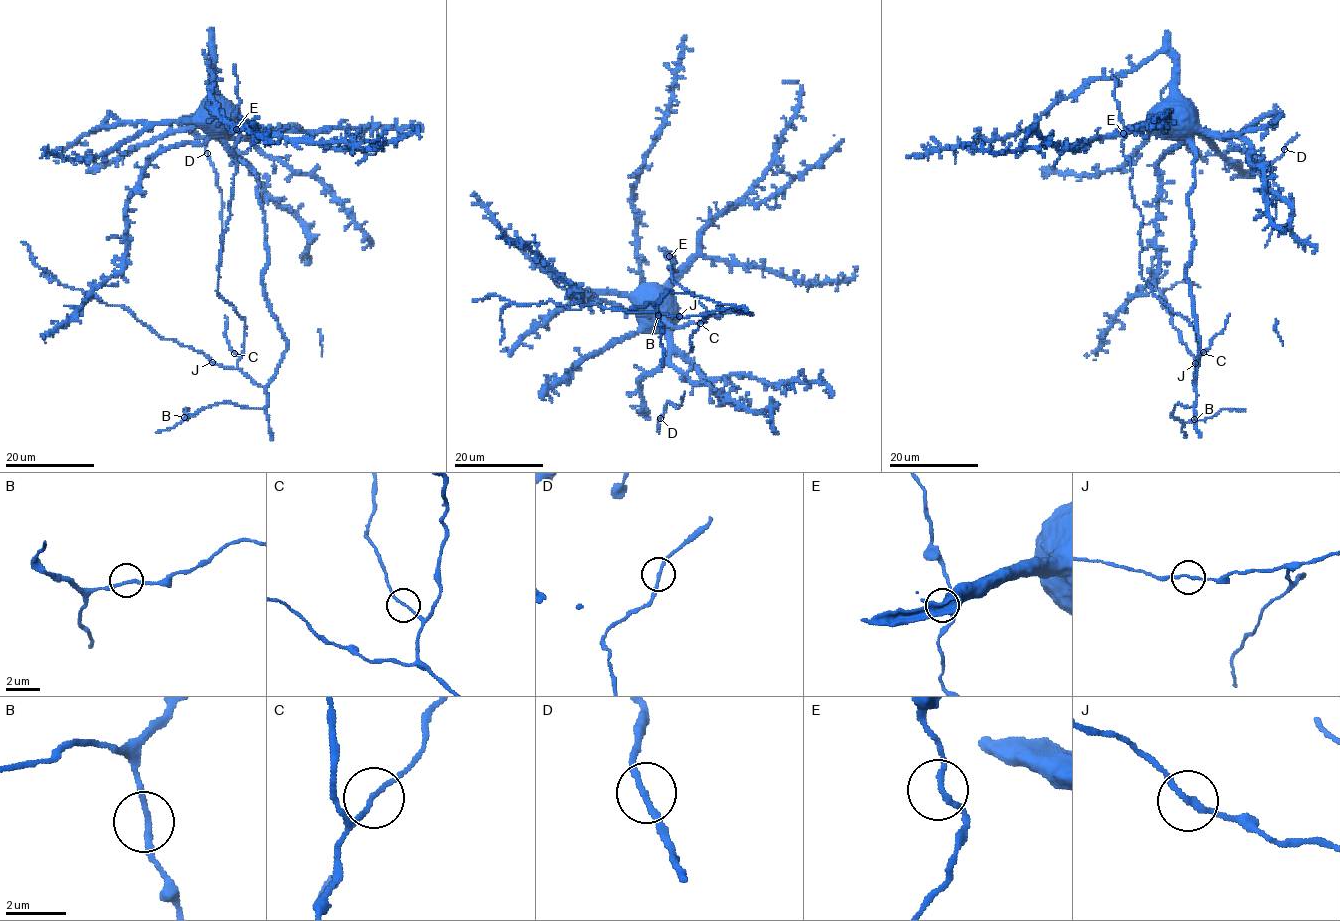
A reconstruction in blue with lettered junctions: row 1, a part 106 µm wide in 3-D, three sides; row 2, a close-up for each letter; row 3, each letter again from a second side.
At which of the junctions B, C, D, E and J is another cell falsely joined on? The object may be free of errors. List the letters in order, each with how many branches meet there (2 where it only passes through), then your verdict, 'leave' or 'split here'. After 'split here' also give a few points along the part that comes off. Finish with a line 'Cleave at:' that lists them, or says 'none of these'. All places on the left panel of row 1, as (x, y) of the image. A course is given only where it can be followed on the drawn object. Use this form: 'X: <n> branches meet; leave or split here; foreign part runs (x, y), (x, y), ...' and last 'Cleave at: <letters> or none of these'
B: 2 branches meet; leave
C: 2 branches meet; leave
D: 2 branches meet; leave
E: 2 branches meet; leave
J: 2 branches meet; leave
Cleave at: none of these

